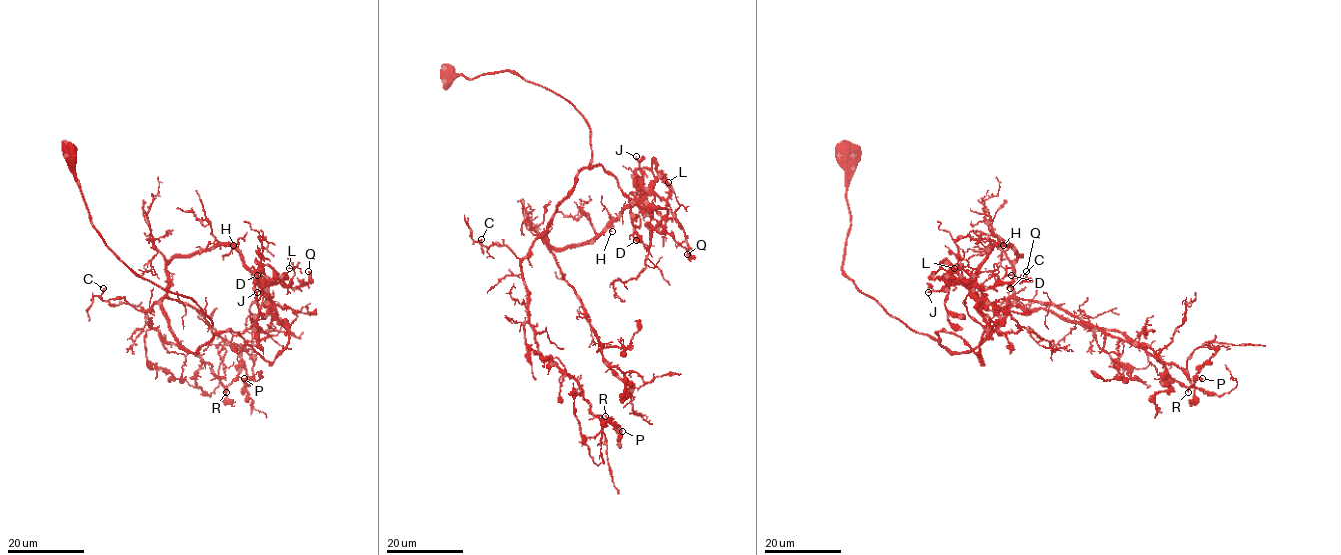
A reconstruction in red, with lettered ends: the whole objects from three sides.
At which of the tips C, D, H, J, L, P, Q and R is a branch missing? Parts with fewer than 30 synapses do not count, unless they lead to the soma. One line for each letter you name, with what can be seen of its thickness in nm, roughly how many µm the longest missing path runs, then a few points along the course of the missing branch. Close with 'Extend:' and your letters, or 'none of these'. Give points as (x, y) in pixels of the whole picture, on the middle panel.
J: 260 nm thick; about 25 µm are missing; missing branch runs (636, 156), (629, 146), (624, 125), (605, 106)
Extend: J

